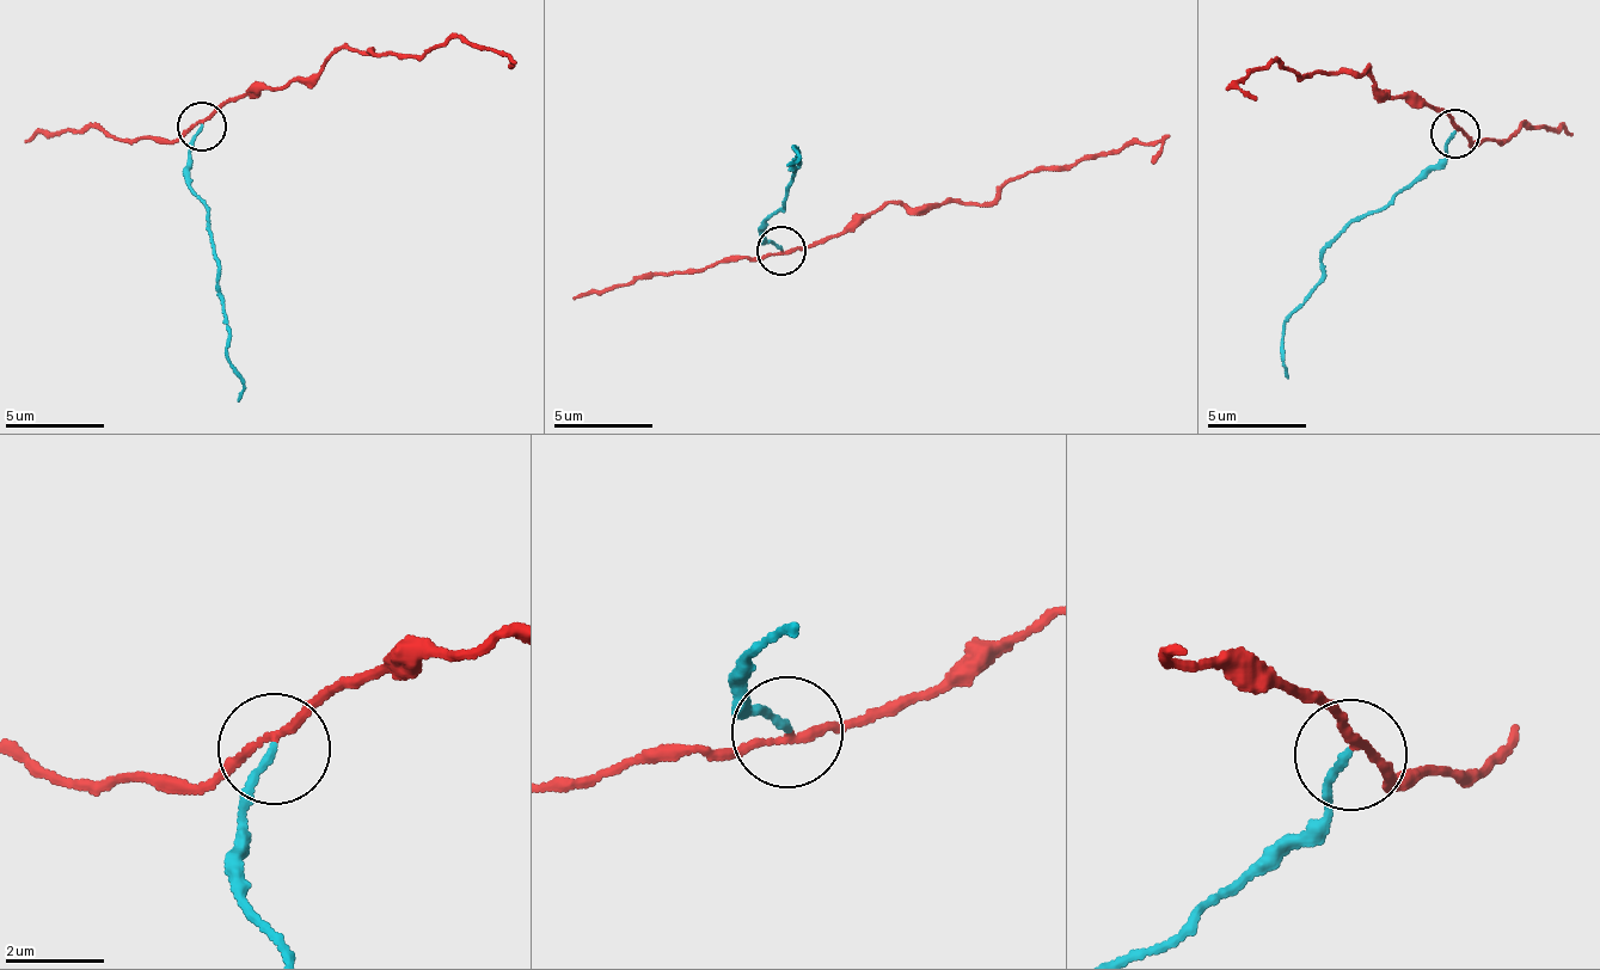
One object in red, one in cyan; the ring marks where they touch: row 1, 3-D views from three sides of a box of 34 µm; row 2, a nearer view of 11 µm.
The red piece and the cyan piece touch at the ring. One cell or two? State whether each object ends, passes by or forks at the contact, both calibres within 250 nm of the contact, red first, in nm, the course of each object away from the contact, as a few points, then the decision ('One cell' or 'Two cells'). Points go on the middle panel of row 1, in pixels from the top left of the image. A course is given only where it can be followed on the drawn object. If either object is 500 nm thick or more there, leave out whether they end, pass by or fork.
At the ring red passes by. At the ring cyan ends. Thickness 140 nm (red) against 150 nm. Course of red: (780, 250), (810, 247), (901, 203), (988, 201), (1029, 172), (1061, 170), (1102, 153), (1159, 140), (1150, 163). Course of cyan: (779, 251), (762, 226), (784, 202), (797, 163), (789, 167), (794, 145), (798, 158), (788, 166). Two cells

